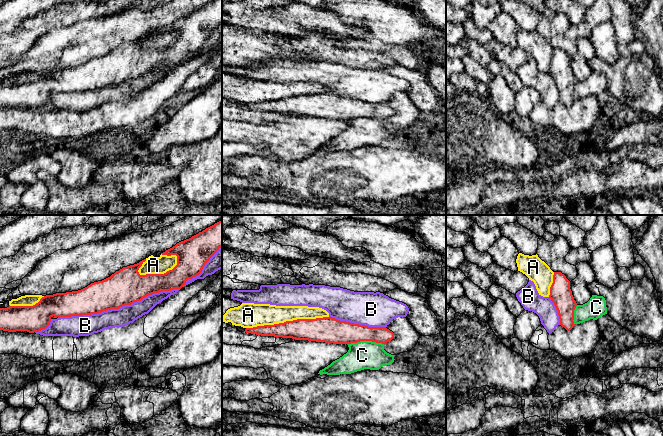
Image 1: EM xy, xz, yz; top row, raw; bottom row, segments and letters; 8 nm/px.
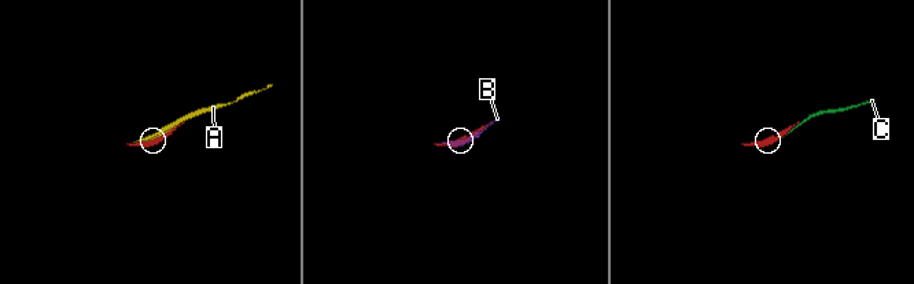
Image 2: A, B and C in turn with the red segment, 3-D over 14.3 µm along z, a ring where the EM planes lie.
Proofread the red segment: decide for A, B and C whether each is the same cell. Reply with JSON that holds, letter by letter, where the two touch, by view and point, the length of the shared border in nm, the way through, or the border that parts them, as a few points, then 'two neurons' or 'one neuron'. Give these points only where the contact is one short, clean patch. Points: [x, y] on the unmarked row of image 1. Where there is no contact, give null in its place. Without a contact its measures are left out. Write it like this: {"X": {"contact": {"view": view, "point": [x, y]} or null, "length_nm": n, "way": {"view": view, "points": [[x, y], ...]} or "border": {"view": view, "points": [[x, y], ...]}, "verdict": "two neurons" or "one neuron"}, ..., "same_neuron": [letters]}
{"A": {"contact": {"view": "xz", "point": [287, 97]}, "length_nm": 650, "verdict": "two neurons"}, "B": {"contact": {"view": "xy", "point": [118, 84]}, "length_nm": 1000, "verdict": "two neurons"}, "C": {"contact": {"view": "xz", "point": [365, 116]}, "length_nm": 300, "verdict": "two neurons"}, "same_neuron": []}

